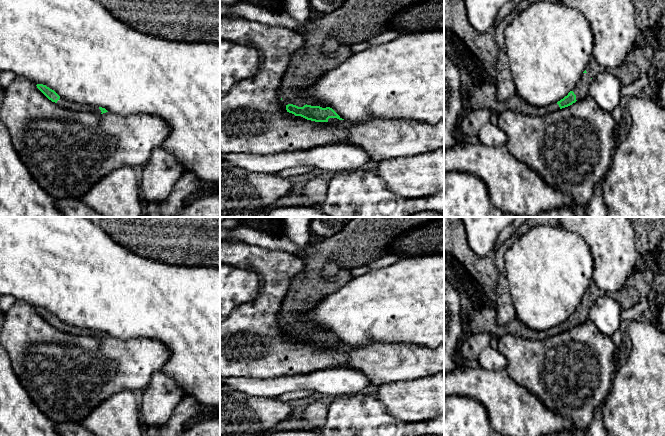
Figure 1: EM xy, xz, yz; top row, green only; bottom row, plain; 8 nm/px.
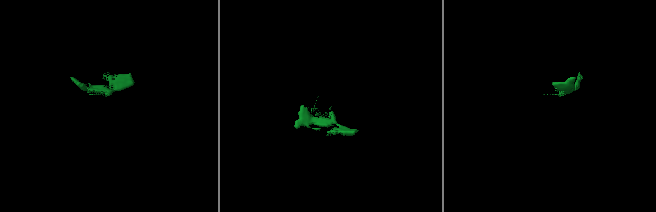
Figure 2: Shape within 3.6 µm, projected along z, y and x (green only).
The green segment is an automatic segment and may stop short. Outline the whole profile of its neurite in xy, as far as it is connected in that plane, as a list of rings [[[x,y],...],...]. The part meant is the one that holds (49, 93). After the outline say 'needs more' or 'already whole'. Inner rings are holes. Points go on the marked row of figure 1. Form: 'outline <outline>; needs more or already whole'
outline [[[37,84],[36,86],[49,100],[55,102],[58,106],[62,108],[79,112],[92,112],[95,114],[103,114],[108,112],[105,108],[102,107],[96,107],[67,101],[61,98],[54,90],[50,89],[46,85]]]; needs more

